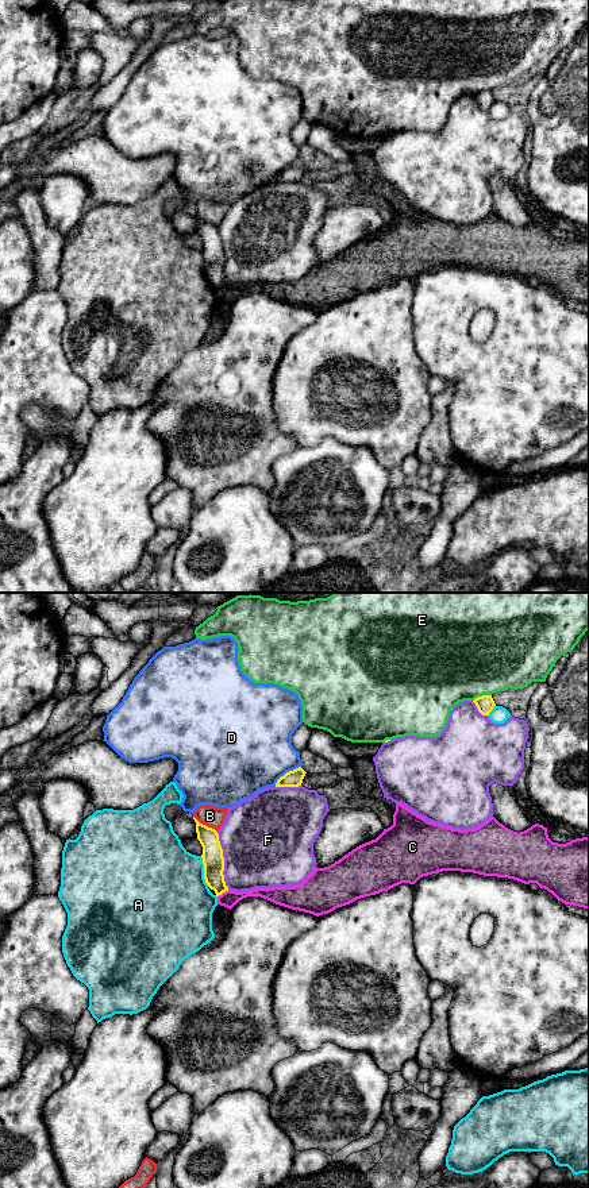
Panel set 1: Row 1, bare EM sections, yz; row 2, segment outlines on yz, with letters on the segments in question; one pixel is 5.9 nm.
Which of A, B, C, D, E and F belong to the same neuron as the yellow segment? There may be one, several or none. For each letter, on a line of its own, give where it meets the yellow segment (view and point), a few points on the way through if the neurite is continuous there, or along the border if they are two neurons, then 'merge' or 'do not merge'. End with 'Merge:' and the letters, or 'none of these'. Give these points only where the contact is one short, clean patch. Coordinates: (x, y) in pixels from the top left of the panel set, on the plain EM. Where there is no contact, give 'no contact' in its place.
A: meets yellow in yz at (204, 266); do not merge
B: meets yellow in yz at (204, 220); do not merge
C: meets yellow in yz at (223, 286); border along yz (228, 285), (218, 292); do not merge
D: meets yellow in yz at (287, 168); do not merge
E: meets yellow in yz at (482, 91); do not merge
F: meets yellow in yz at (223, 255); do not merge
Merge: none of these

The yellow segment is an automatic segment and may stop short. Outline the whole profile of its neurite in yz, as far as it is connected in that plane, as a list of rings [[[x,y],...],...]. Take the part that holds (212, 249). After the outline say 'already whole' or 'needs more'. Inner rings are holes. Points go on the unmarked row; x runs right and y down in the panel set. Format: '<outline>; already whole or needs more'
[[[195,212],[193,215],[196,217],[197,235],[203,242],[204,274],[208,282],[219,292],[228,286],[223,270],[224,252],[219,230],[215,224],[200,219]]]; already whole

